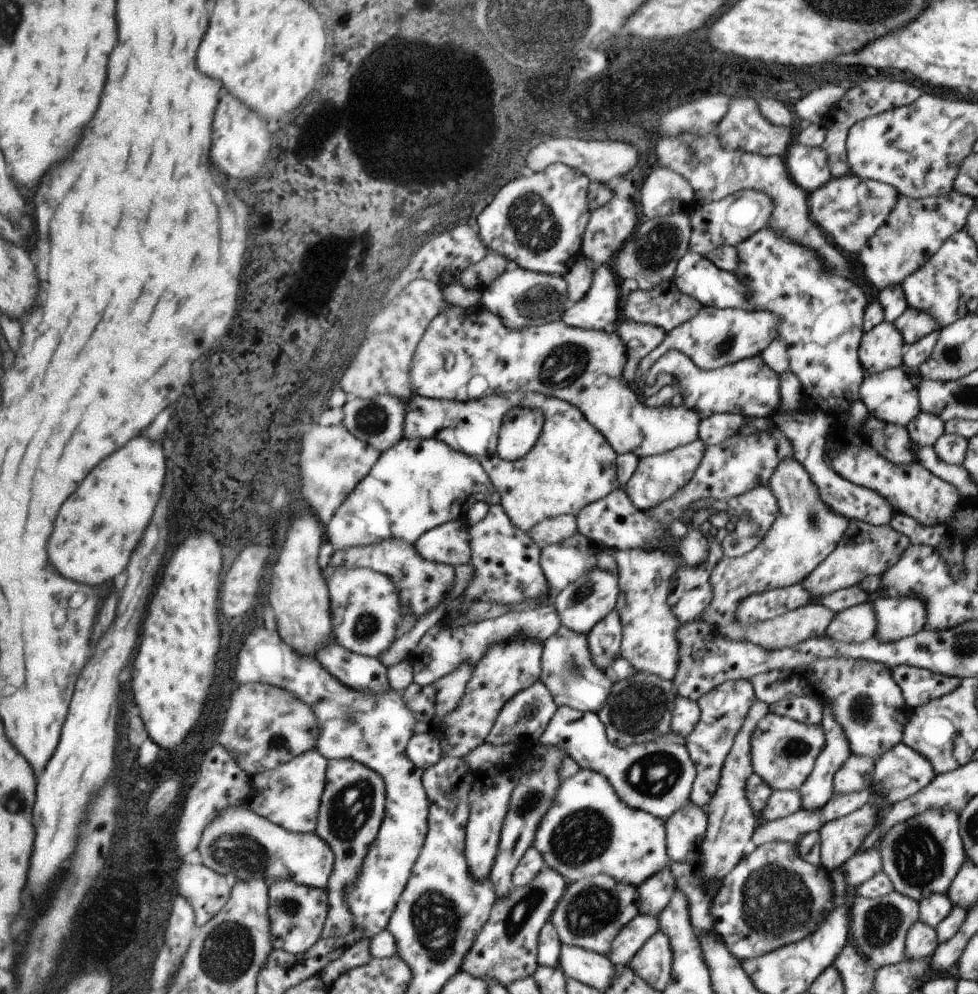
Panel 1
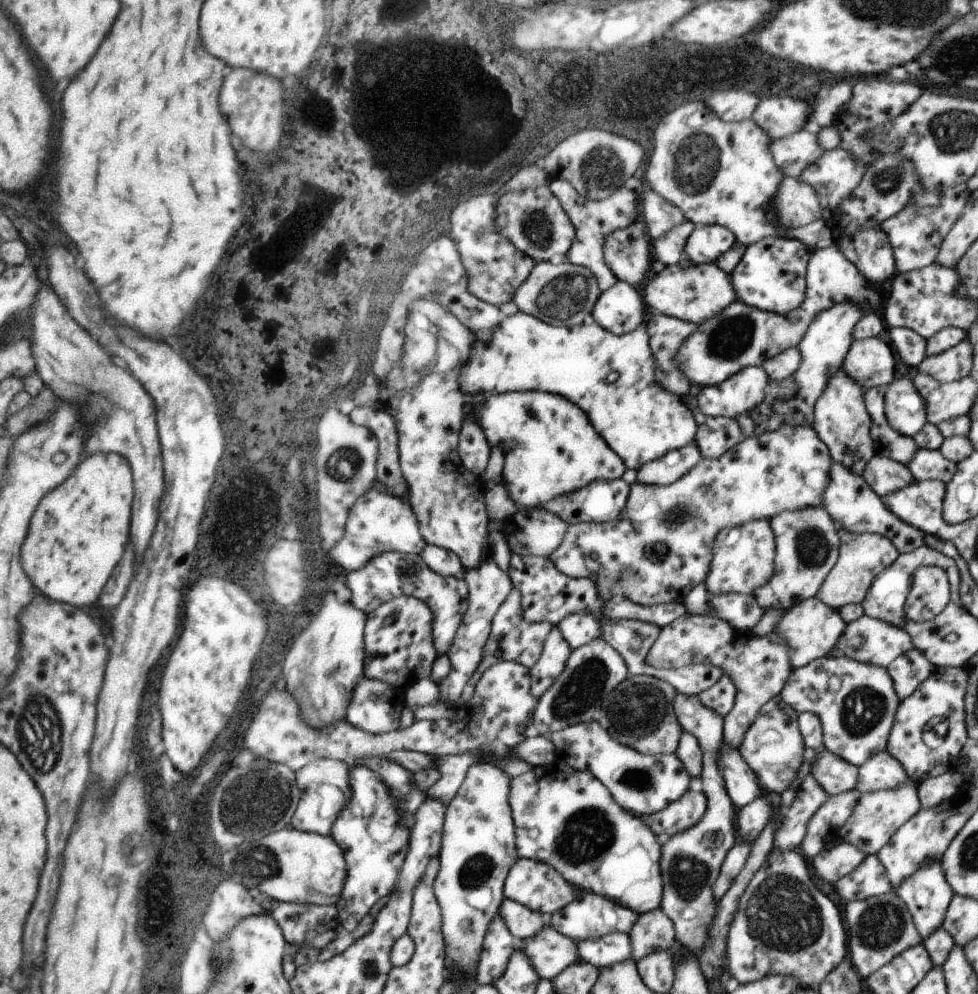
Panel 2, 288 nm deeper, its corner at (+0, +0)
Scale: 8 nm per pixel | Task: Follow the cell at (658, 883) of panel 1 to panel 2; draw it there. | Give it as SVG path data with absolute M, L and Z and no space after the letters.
M661 908L643 912L637 916L637 926L629 930L629 940L633 940L633 962L641 960L643 956L663 950L669 952L677 944L675 930L671 920L661 912Z

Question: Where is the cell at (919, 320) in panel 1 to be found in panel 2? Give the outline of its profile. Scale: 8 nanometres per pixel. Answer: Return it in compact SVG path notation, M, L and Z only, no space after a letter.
M889 328L885 336L891 338L893 346L897 348L897 356L903 360L903 364L917 368L919 362L925 362L925 340L917 336L909 328Z

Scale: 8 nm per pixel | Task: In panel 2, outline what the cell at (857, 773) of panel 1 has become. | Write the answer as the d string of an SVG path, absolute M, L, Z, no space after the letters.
M821 748L815 752L811 776L817 780L817 784L821 784L821 788L825 788L827 796L837 796L841 792L853 792L857 788L859 768Z

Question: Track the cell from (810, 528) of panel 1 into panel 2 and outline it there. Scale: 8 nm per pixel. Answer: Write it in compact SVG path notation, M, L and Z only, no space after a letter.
M819 506L779 512L769 518L769 528L773 530L773 538L777 542L777 550L773 552L773 574L767 578L767 584L755 588L753 598L761 610L785 612L803 600L815 598L827 572L839 560L839 530L825 508Z

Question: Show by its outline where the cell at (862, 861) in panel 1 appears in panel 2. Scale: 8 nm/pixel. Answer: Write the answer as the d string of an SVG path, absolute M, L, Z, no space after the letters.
M835 842L833 846L825 846L817 858L811 858L811 866L815 868L815 874L821 880L827 880L829 884L841 882L847 874L853 874L861 862L865 862L867 854L859 852L847 842Z

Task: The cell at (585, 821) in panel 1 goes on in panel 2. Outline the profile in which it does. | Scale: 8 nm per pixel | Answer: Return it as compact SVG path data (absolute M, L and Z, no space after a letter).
M555 760L551 766L531 770L511 778L509 794L511 816L515 824L515 846L521 860L539 860L557 870L579 892L593 892L607 896L623 908L635 910L637 916L655 908L661 908L663 880L661 880L661 840L653 834L641 816L621 810L609 788L593 778L589 772L577 772Z

